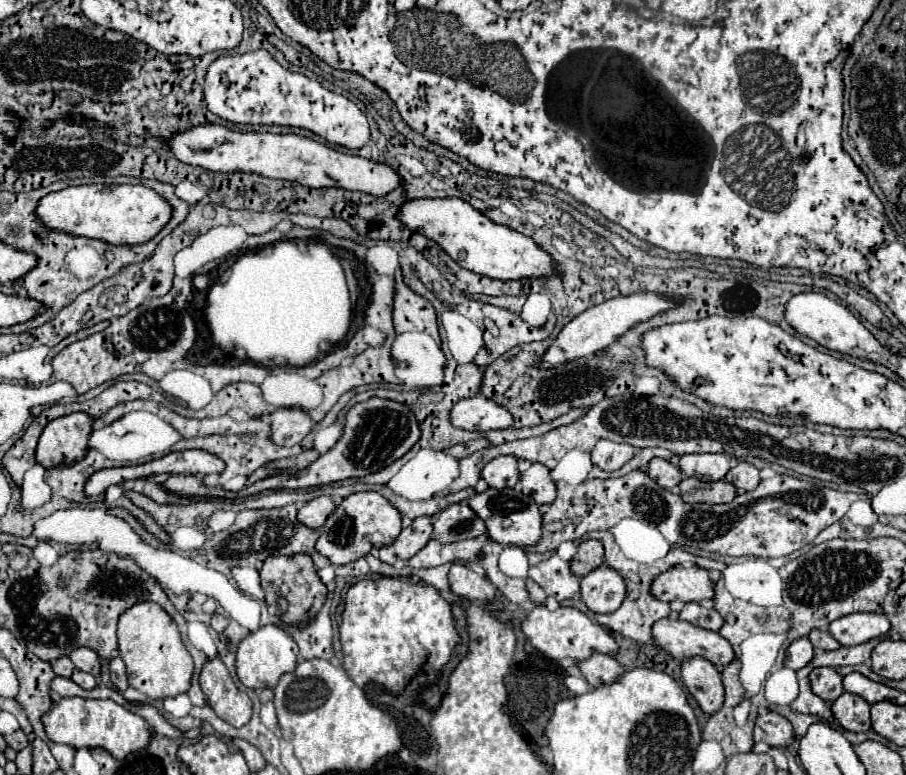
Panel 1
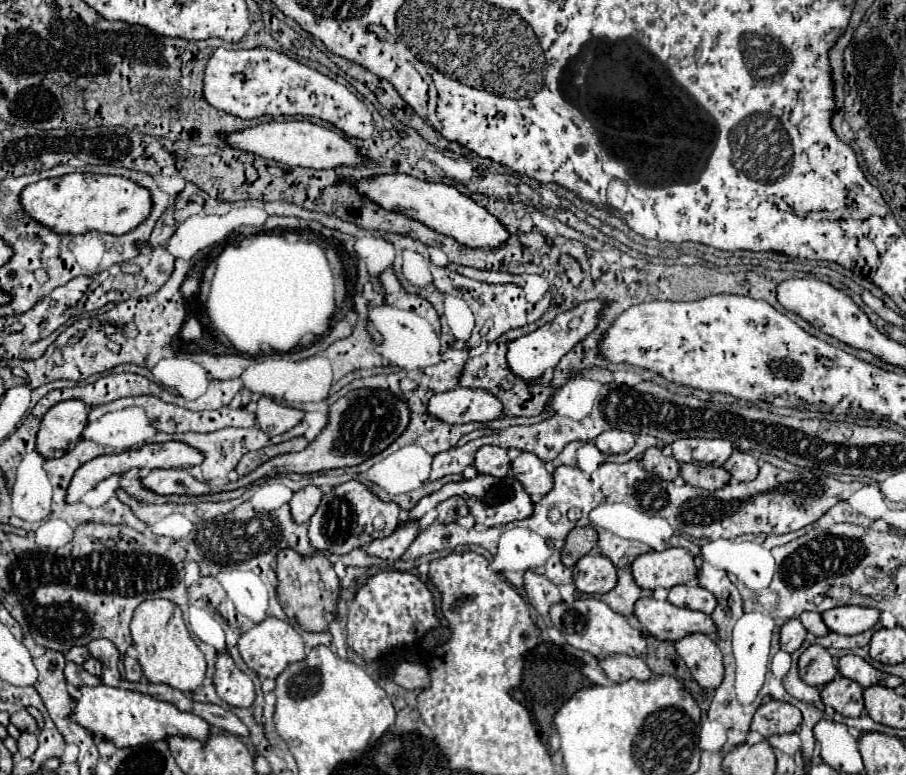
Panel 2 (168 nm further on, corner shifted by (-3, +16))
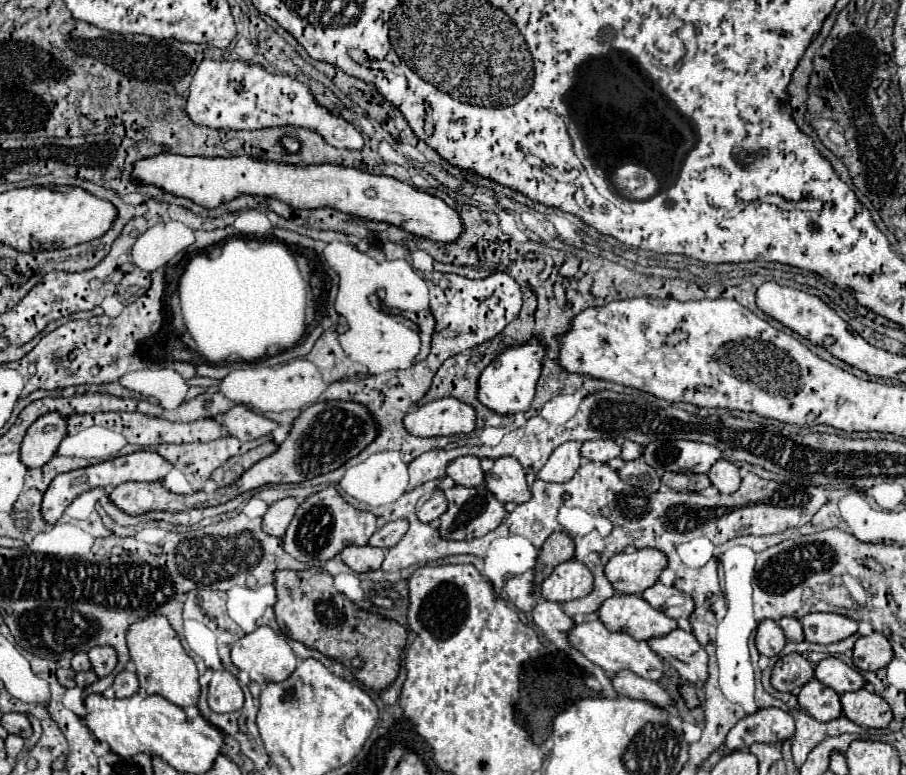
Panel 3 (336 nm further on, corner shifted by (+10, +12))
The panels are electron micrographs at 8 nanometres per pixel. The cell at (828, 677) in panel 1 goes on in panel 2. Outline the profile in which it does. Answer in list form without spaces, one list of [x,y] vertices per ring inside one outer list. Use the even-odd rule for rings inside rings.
[[[813,644],[809,646],[801,656],[799,656],[799,662],[797,662],[797,668],[799,668],[799,676],[805,684],[809,686],[825,686],[829,684],[835,674],[837,674],[837,666],[835,666],[835,660],[833,656],[829,654],[827,648],[819,646],[819,644]]]

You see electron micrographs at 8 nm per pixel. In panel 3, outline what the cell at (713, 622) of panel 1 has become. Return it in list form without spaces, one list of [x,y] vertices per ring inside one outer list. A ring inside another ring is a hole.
[[[658,582],[652,588],[648,588],[642,596],[652,608],[656,608],[662,614],[676,618],[676,620],[678,618],[690,618],[690,614],[694,612],[692,596],[686,596],[684,592],[680,592],[674,586],[664,586]]]

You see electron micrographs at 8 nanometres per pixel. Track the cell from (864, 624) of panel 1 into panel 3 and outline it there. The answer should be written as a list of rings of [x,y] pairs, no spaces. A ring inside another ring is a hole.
[[[834,612],[806,614],[800,622],[804,626],[806,640],[818,642],[818,644],[840,642],[858,632],[858,620],[852,620],[848,616],[834,614]]]

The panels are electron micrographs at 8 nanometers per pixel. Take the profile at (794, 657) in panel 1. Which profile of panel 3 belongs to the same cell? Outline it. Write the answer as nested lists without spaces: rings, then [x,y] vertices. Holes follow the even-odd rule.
[[[764,620],[758,624],[758,630],[756,630],[756,648],[760,654],[768,656],[768,658],[774,658],[782,652],[786,644],[786,636],[782,632],[782,628],[778,626],[778,622],[774,620]]]

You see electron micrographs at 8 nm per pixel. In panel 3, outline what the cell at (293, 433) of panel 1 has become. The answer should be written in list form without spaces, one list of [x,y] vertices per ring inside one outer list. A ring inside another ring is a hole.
[[[238,404],[224,416],[224,428],[230,436],[236,436],[238,440],[256,440],[262,436],[268,436],[272,430],[278,428],[278,424],[262,414],[252,412],[250,408]]]

